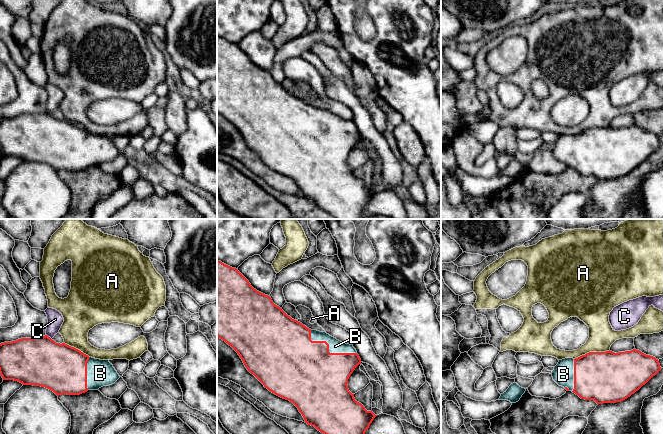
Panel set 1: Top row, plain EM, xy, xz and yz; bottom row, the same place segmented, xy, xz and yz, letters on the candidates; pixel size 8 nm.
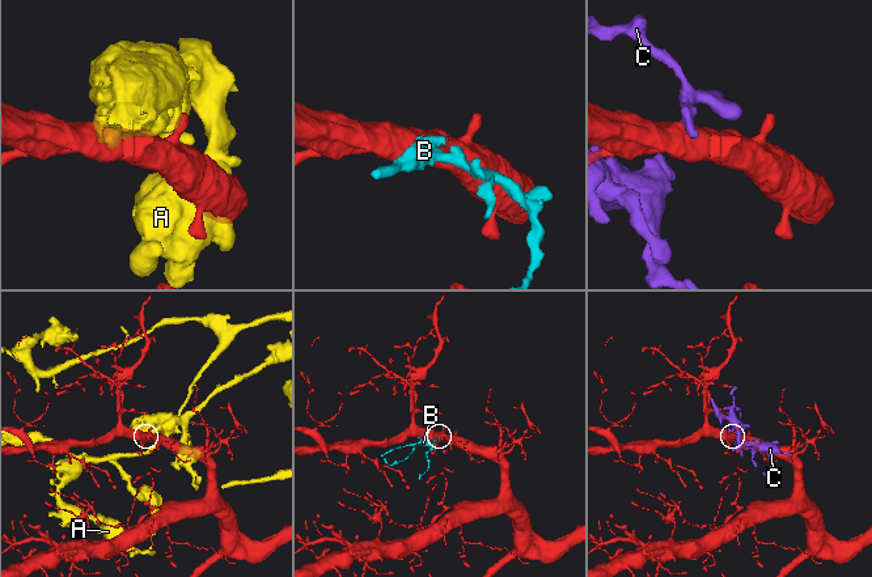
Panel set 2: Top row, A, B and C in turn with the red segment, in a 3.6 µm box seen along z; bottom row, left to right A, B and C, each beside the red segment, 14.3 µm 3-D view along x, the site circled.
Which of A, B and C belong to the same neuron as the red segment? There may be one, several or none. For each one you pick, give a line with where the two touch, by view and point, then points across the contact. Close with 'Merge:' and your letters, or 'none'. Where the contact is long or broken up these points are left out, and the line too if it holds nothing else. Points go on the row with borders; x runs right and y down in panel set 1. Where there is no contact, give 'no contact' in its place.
B: xz (328, 348) | across xz (305, 369), (328, 348), (335, 346)
Merge: B

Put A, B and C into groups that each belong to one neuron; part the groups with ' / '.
A / B / C

